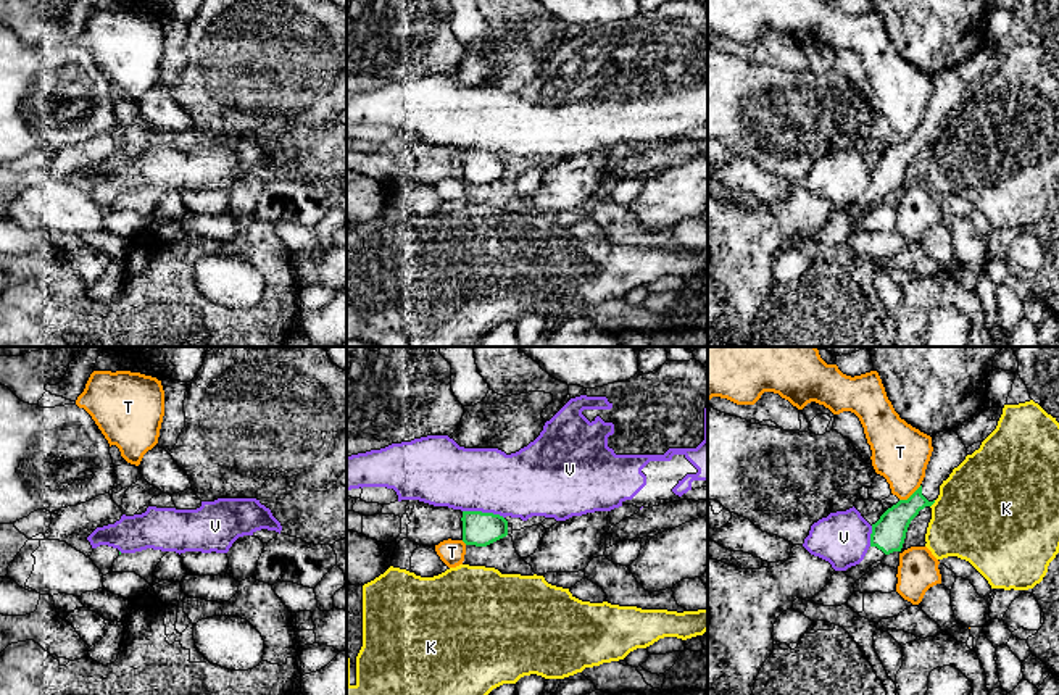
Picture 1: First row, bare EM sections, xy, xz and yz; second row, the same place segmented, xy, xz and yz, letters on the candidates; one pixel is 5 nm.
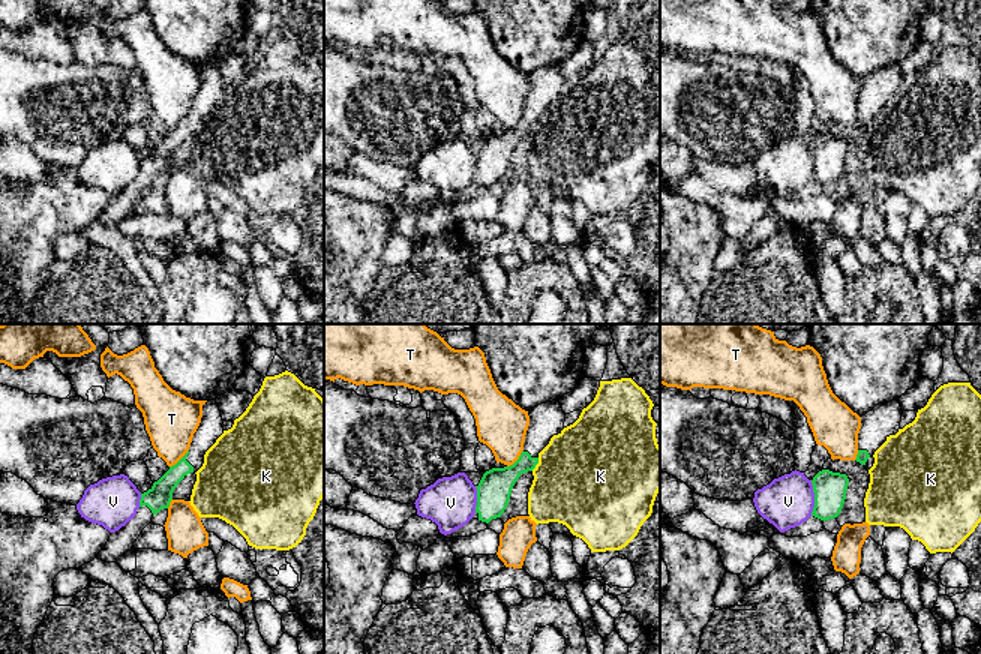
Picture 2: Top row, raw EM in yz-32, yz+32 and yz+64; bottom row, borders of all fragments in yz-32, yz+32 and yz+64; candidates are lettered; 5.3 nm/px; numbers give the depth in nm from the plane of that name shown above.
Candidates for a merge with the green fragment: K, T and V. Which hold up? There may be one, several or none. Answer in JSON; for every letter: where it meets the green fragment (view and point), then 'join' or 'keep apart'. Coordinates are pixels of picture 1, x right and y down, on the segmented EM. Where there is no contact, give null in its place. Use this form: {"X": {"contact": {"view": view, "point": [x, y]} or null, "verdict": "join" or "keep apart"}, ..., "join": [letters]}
{"K": {"contact": {"view": "yz", "point": [934, 502]}, "verdict": "keep apart"}, "T": {"contact": {"view": "yz", "point": [911, 495]}, "verdict": "keep apart"}, "V": {"contact": {"view": "xz", "point": [484, 513]}, "verdict": "keep apart"}, "join": []}

